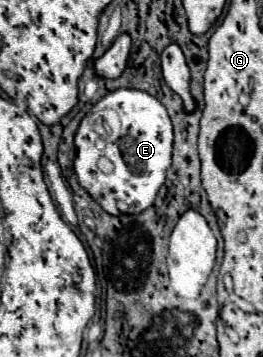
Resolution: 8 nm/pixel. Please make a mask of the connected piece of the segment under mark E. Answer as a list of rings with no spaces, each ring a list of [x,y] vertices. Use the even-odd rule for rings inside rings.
[[[115,89],[99,99],[93,109],[113,109],[121,119],[121,137],[115,143],[107,143],[105,149],[97,147],[95,131],[83,123],[75,135],[77,155],[73,159],[79,185],[109,213],[109,215],[135,215],[153,205],[159,187],[165,183],[165,171],[171,165],[171,147],[174,131],[167,109],[149,93],[141,89]],[[99,157],[107,157],[113,163],[111,173],[103,173],[97,167]]]

